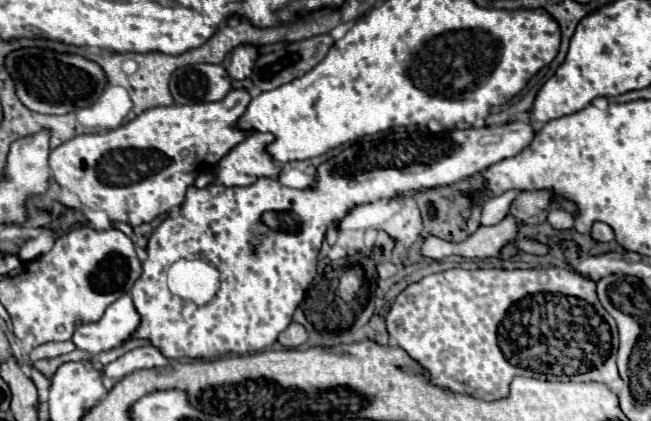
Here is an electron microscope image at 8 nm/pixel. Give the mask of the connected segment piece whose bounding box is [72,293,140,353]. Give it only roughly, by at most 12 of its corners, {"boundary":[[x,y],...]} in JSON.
{"boundary":[[126,293],[102,319],[76,329],[82,351],[102,353],[130,341],[140,313]]}

